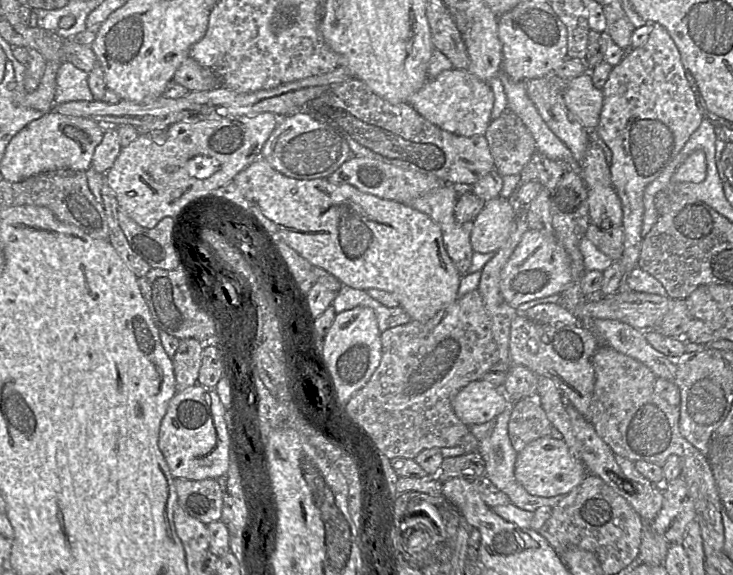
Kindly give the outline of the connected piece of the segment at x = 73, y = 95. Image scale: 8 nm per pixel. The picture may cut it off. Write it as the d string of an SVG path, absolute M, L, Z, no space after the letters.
M63 62L57 71L55 96L61 103L71 101L92 101L87 72L69 62Z

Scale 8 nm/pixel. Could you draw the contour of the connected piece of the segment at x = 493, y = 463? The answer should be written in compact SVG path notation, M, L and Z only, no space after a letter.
M508 405L504 411L495 418L495 427L489 437L487 437L486 433L484 432L485 430L481 429L481 426L486 423L469 427L469 432L471 432L478 440L477 451L485 463L484 475L493 483L495 487L509 497L510 503L514 504L520 509L534 513L542 506L549 506L553 508L564 498L564 495L552 497L539 497L531 495L515 478L514 465L518 452L516 452L513 448L508 435L507 428L510 415L511 405Z

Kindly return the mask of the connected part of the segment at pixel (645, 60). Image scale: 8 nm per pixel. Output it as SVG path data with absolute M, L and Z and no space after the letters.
M653 24L647 42L640 47L628 50L619 64L612 67L609 77L602 87L603 106L595 134L611 150L609 163L611 184L620 198L624 232L624 250L619 262L622 266L622 279L637 267L643 223L643 194L646 186L655 180L682 150L690 136L704 119L694 91L686 76L681 56L673 39L661 25Z

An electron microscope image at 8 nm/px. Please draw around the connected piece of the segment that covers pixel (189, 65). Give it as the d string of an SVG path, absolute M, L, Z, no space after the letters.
M186 58L177 69L173 81L189 91L205 91L221 87L220 79L193 58Z

